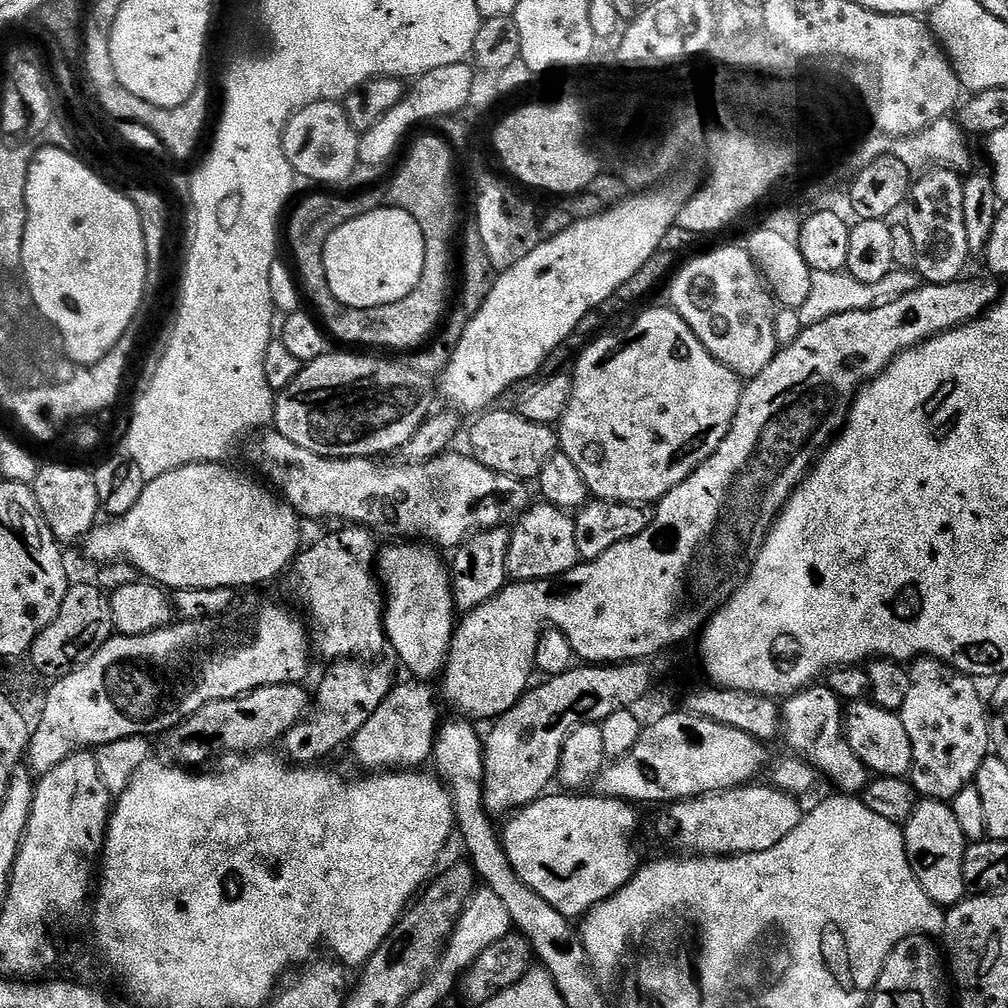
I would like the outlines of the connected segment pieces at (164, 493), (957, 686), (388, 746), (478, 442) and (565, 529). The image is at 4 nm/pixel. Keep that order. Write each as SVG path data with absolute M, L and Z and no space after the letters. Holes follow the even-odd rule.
M224 462L218 464L191 464L190 466L182 466L178 470L170 470L158 478L147 481L142 490L142 498L138 498L134 510L130 510L124 516L112 518L104 522L108 524L101 523L93 528L83 541L82 549L84 548L85 554L90 559L97 560L100 564L109 563L108 565L111 565L113 562L127 562L136 569L141 577L147 578L151 583L159 584L168 590L178 588L231 588L239 590L239 588L248 588L251 584L264 584L267 580L274 579L284 567L285 571L295 561L298 553L301 551L301 517L297 516L294 509L277 495L271 487L265 486L259 479L256 479L257 481L251 480L250 477L243 476L242 473L235 472L232 468L227 468L228 466Z
M921 658L915 661L908 677L912 685L898 714L902 718L906 734L910 737L912 770L908 776L909 781L919 797L950 802L975 781L979 766L991 753L988 728L990 718L988 713L986 714L985 699L983 702L976 688L977 681L973 677L964 675L940 660Z
M411 682L412 684L397 683L392 693L370 714L370 722L358 730L358 734L350 741L352 756L360 770L367 770L372 774L379 774L385 770L416 770L420 764L429 763L432 755L432 745L436 742L438 719L432 713L432 684L428 682Z
M501 406L485 410L475 417L472 429L468 432L470 454L482 466L498 474L513 476L525 482L532 482L539 477L546 462L558 450L558 432L553 425L530 422L522 418L519 411L507 412Z
M536 502L515 521L508 537L506 566L513 581L555 580L564 576L581 563L578 554L578 538L574 538L575 519L565 509L552 504ZM516 528L516 529L515 529Z

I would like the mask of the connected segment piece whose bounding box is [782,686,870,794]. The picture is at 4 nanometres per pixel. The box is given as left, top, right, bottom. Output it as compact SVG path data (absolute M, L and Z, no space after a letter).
M809 686L787 697L782 704L782 728L788 744L799 759L808 761L821 777L844 794L860 794L870 783L870 773L850 750L844 735L845 709L842 702L826 686Z

